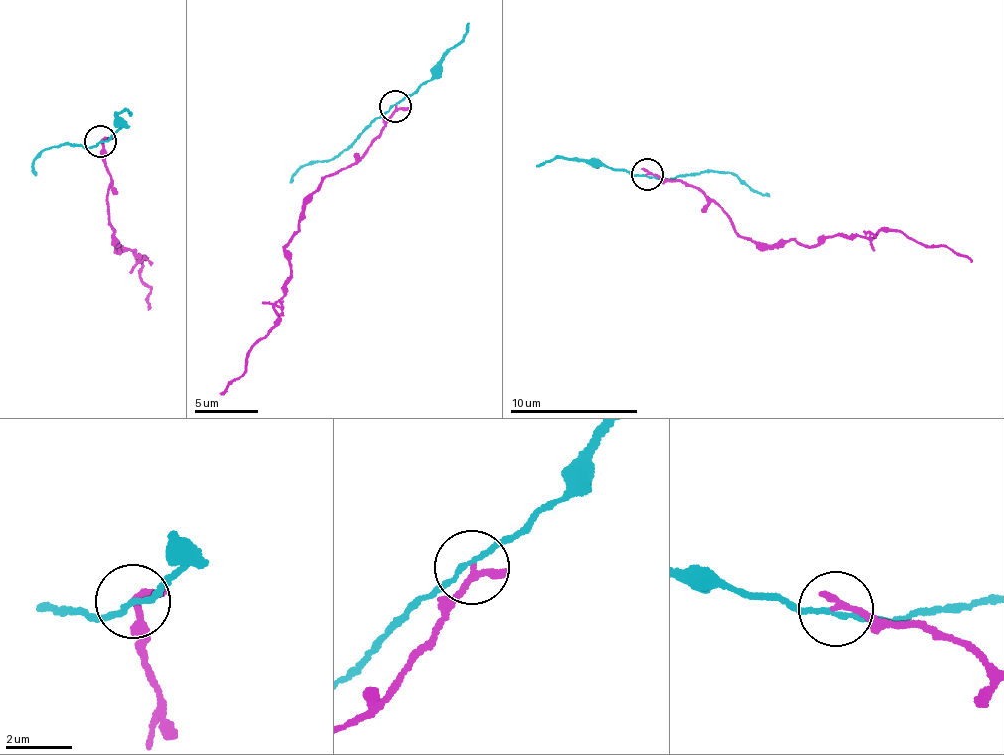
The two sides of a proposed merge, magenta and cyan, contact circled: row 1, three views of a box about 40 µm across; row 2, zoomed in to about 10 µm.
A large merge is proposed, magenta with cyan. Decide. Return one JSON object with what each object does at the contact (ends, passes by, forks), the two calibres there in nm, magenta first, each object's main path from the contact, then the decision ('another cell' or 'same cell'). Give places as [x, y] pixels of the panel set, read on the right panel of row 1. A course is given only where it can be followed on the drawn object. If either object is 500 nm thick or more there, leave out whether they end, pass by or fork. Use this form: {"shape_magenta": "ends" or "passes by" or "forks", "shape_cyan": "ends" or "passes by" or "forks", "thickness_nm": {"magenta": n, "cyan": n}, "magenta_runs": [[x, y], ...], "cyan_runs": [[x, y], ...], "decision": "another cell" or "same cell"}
{"shape_magenta": "ends", "shape_cyan": "passes by", "thickness_nm": {"magenta": 240, "cyan": 120}, "magenta_runs": [[646, 175], [689, 183], [740, 235], [764, 244], [815, 246], [903, 231], [972, 261]], "cyan_runs": [[646, 175], [675, 179], [709, 170], [738, 176], [769, 196]], "decision": "another cell"}

